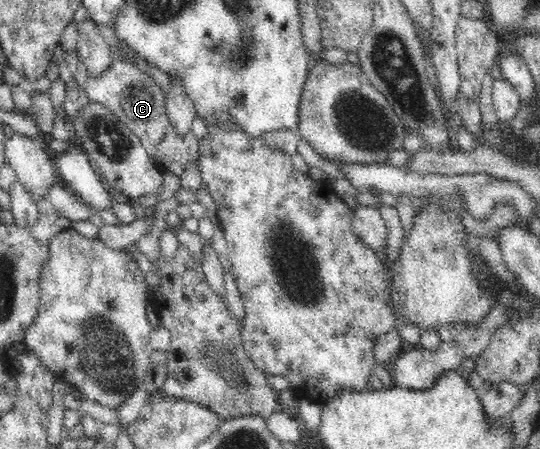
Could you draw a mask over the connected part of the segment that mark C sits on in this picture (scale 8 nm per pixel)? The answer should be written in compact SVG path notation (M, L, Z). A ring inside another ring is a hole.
M119 57L113 59L100 73L88 74L85 92L90 102L100 103L110 109L139 138L151 161L163 175L174 174L180 178L191 163L197 165L198 139L192 129L186 130L184 134L176 131L168 118L167 102L160 85L148 73L140 70L136 63Z

